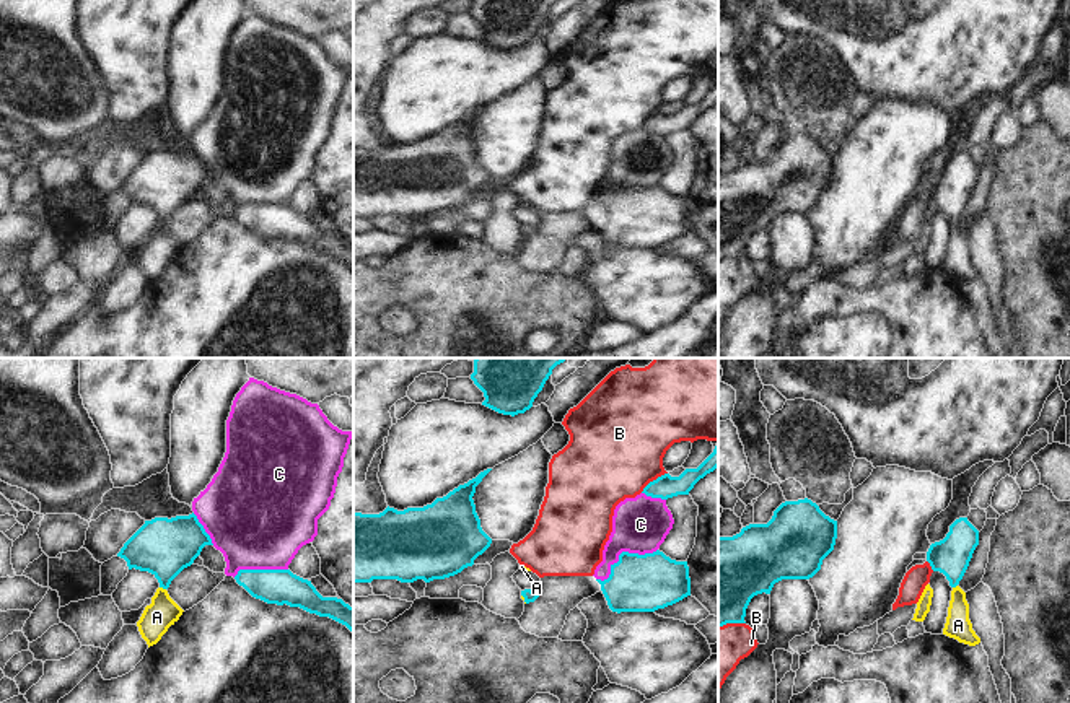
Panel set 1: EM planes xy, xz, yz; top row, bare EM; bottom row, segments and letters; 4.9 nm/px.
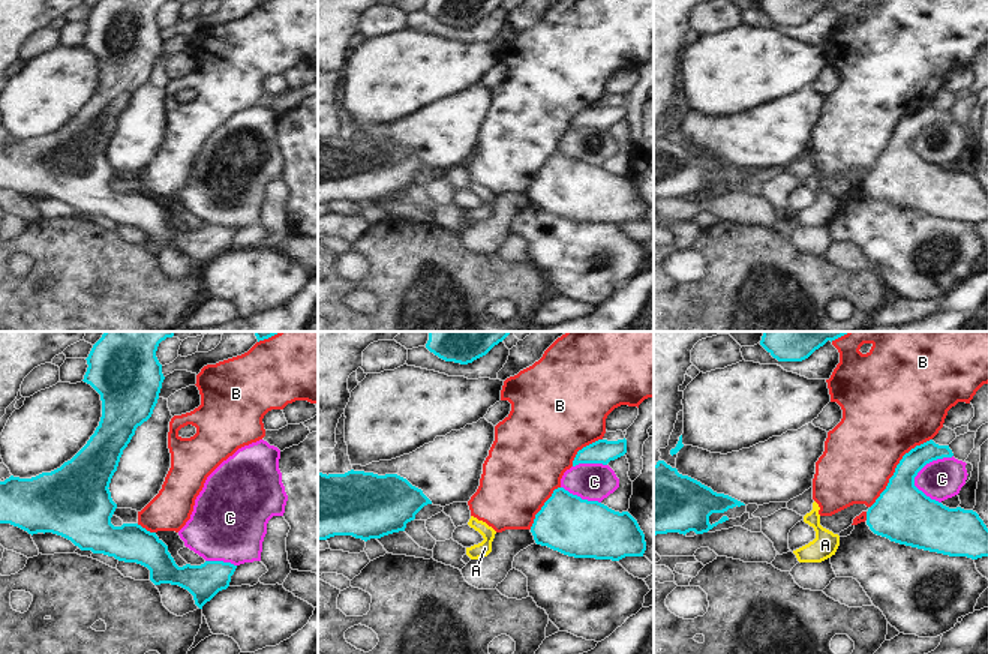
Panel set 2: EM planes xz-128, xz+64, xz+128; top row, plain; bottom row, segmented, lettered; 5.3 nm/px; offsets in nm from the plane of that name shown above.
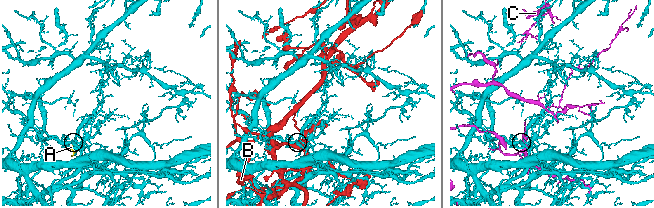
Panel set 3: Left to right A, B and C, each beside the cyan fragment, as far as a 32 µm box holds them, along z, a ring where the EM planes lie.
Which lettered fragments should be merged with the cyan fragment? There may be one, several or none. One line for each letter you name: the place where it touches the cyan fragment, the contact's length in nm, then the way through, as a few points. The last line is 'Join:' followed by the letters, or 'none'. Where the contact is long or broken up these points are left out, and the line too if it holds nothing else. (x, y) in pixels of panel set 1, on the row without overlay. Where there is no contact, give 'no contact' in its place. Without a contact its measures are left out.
A: meets cyan in xy at (163, 223); contact 40 nm long; runs through xy (163, 183), (163, 223), (162, 248), (157, 253)
Join: A

